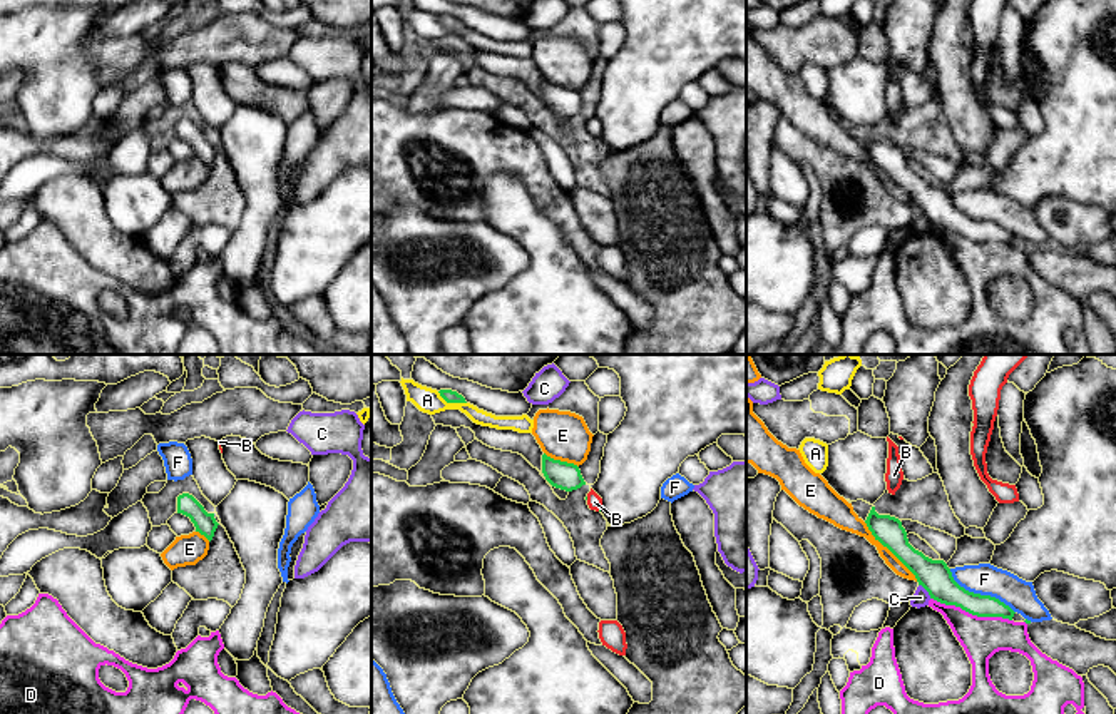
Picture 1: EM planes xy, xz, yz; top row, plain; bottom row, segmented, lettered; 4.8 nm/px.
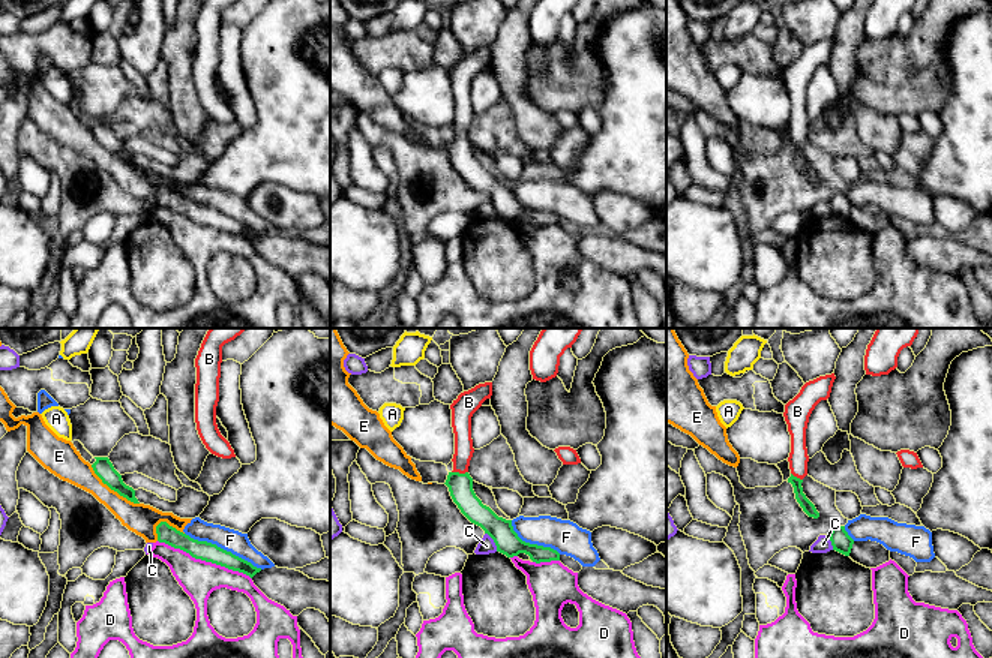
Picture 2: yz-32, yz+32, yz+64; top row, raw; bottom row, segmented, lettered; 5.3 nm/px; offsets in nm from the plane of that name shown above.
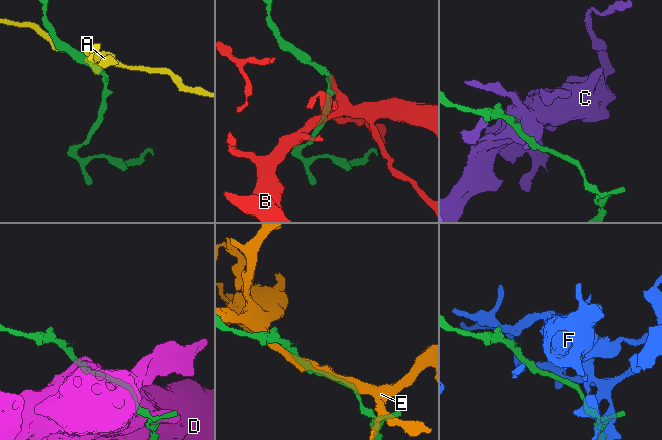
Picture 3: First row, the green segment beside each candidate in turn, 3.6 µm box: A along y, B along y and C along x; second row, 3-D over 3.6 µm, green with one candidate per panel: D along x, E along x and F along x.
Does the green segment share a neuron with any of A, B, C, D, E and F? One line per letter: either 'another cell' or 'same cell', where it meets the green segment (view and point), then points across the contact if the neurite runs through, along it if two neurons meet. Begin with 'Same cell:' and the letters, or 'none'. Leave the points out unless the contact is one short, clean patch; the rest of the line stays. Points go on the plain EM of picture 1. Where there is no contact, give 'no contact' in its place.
Same cell: B
A: another cell; meets green in xz at (452, 27)
B: same cell; no contact
C: another cell; meets green in yz at (926, 214); border along yz (919, 209), (931, 223)
D: another cell; meets green in yz at (971, 238)
E: another cell; meets green in yz at (890, 176)
F: another cell; meets green in yz at (979, 219)

